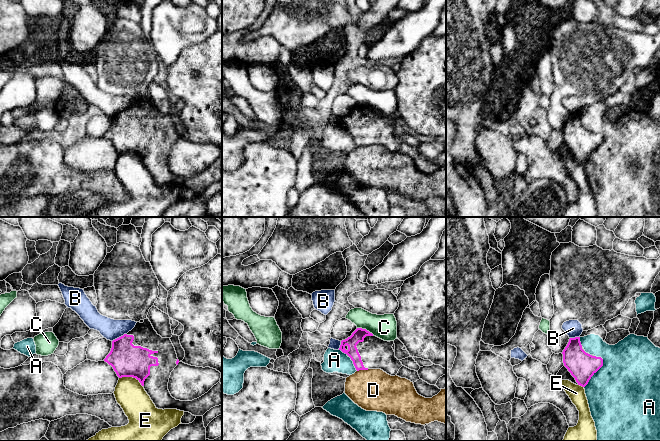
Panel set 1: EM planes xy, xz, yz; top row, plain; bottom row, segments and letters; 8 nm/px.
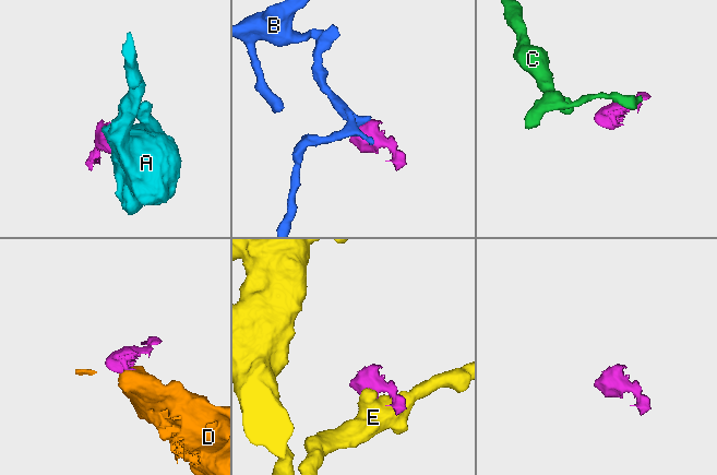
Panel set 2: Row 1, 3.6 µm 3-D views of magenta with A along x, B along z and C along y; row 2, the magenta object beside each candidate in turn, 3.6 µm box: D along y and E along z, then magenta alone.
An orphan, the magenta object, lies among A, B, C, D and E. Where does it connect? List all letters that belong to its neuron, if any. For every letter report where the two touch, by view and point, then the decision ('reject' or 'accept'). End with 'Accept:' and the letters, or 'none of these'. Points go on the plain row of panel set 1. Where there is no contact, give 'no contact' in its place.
A: yz (596, 147) | reject
B: xy (119, 113) | reject
C: xz (365, 105) | reject
D: xz (362, 145) | reject
E: xy (131, 152) | reject
Accept: none of these

